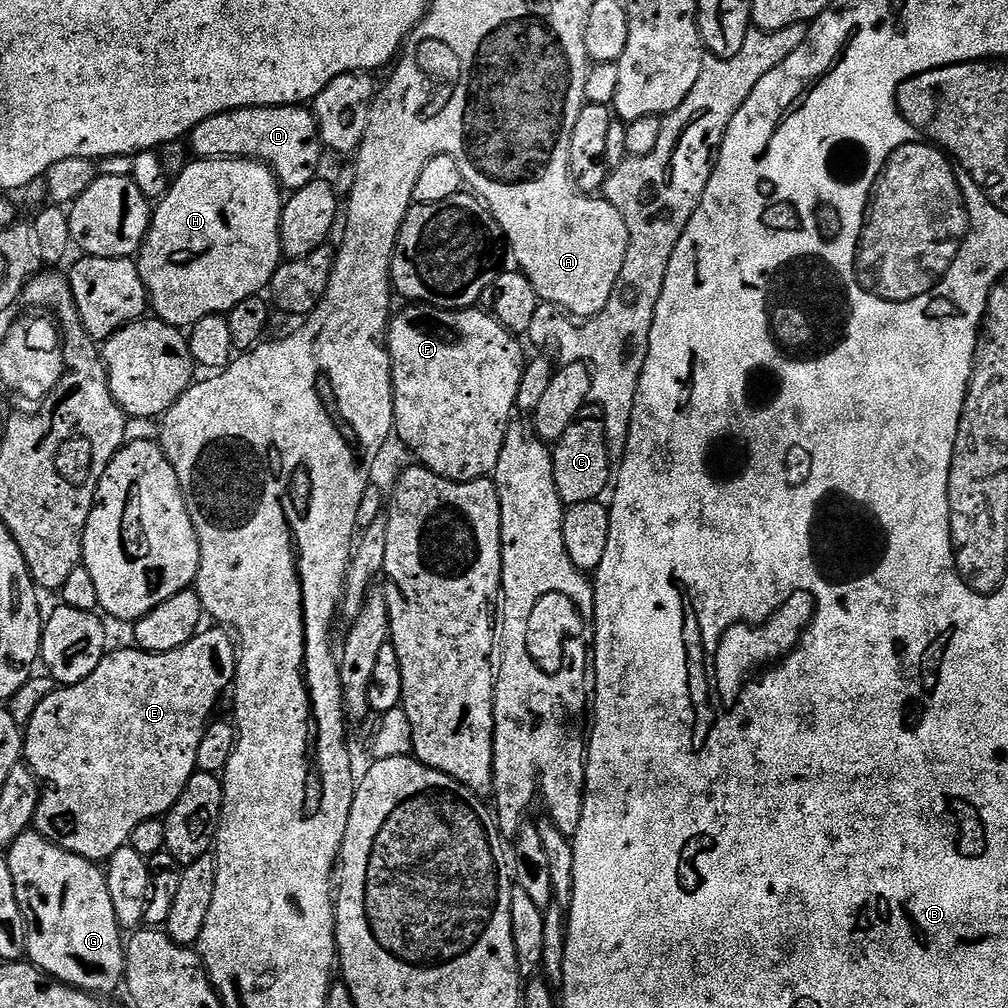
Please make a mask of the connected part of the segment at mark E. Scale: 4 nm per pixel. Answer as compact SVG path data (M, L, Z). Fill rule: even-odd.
M205 627L195 636L192 636L190 642L186 642L169 652L150 653L135 646L120 648L117 652L109 651L98 668L84 681L68 687L57 687L55 689L57 692L50 693L33 710L28 724L26 720L23 759L33 774L36 775L37 780L42 782L42 795L39 804L36 805L35 831L45 836L50 843L59 844L68 852L73 852L93 862L107 862L116 850L131 841L134 830L138 830L138 826L142 826L142 822L163 817L174 806L174 802L180 797L182 790L198 770L196 766L198 742L202 742L202 734L213 715L211 712L216 708L216 699L227 688L229 691L230 685L236 678L237 645L234 643L233 637L223 627L211 627Z

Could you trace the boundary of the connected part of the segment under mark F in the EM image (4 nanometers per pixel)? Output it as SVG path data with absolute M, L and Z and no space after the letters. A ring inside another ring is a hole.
M416 302L413 308L404 308L400 313L391 317L388 325L388 353L392 359L392 401L394 402L394 432L400 440L417 456L419 463L431 472L437 472L448 480L479 480L495 473L498 454L502 454L504 439L508 433L509 424L513 423L512 412L517 411L516 399L522 386L522 376L526 363L524 348L519 344L517 337L509 332L491 311L483 312L480 306L471 308L449 308L437 306L432 302Z

